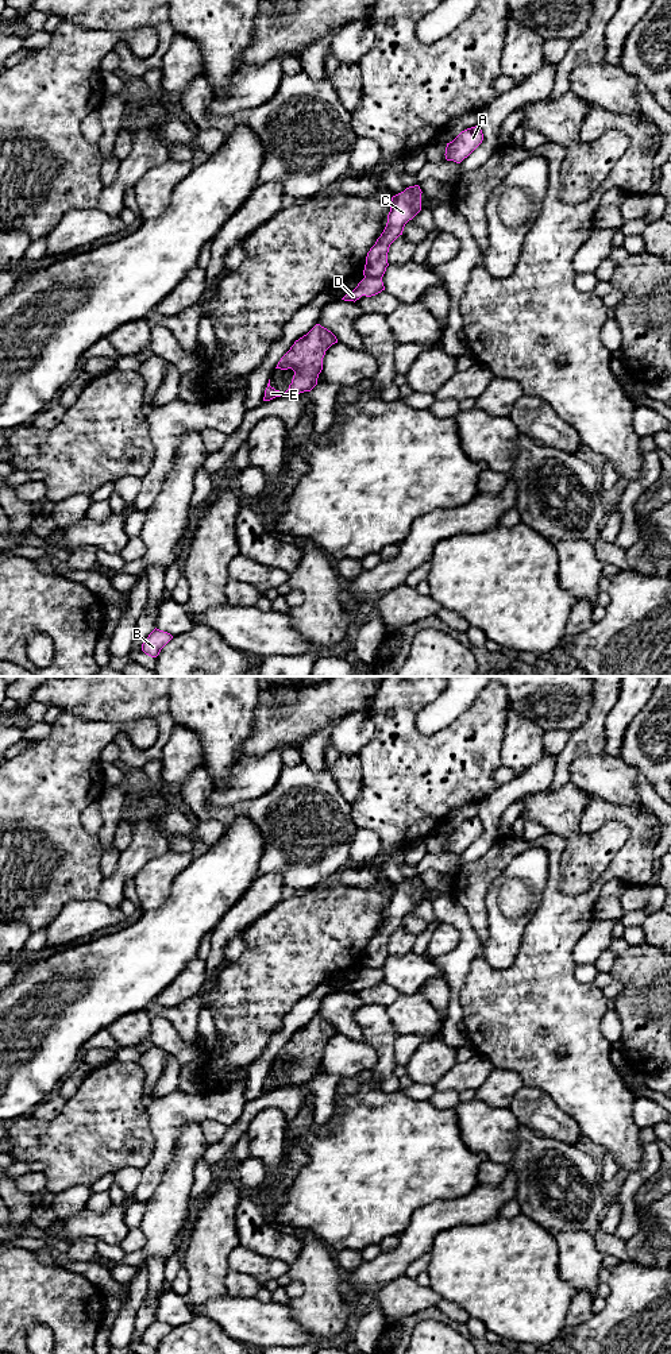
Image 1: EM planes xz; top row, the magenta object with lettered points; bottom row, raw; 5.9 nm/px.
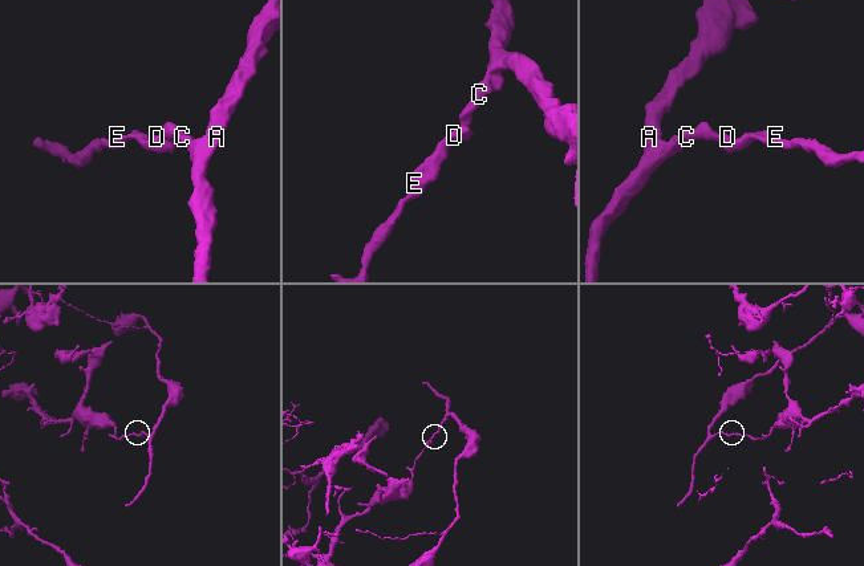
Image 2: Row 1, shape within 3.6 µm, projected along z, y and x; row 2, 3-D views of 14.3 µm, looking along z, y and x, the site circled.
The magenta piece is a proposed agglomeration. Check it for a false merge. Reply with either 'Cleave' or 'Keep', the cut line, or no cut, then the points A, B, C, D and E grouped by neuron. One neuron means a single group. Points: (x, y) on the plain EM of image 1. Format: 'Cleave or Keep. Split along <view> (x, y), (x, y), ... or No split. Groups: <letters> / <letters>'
Cleave. Split along xz (365, 967), (381, 969). Groups: A C / B D E

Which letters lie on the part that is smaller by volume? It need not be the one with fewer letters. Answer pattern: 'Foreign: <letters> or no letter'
Foreign: A, C

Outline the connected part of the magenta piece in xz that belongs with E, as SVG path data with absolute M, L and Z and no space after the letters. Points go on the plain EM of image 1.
M316 1015L306 1026L296 1031L275 1058L294 1062L289 1080L285 1084L275 1081L270 1077L269 1071L263 1092L311 1083L317 1076L325 1042L335 1034L338 1034L336 1027L320 1015Z

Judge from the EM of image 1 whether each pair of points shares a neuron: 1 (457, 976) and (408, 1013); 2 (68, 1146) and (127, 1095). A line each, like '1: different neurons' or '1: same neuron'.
1: different neurons
2: same neuron

